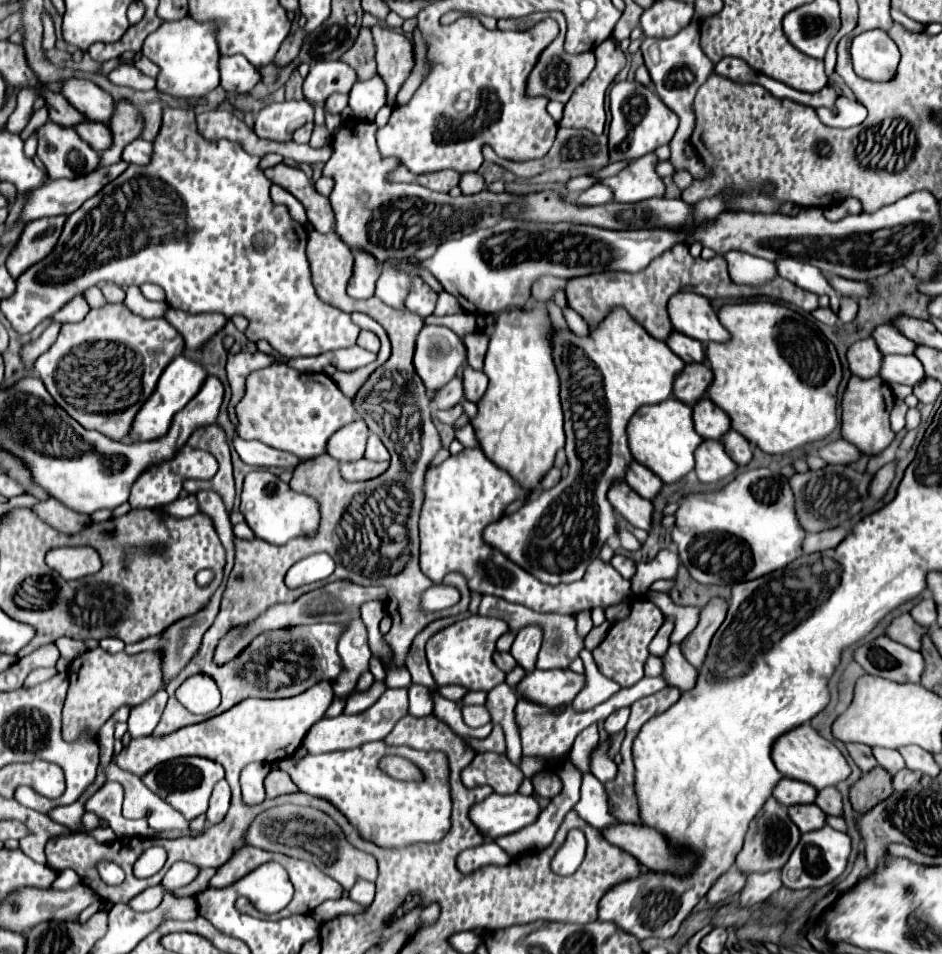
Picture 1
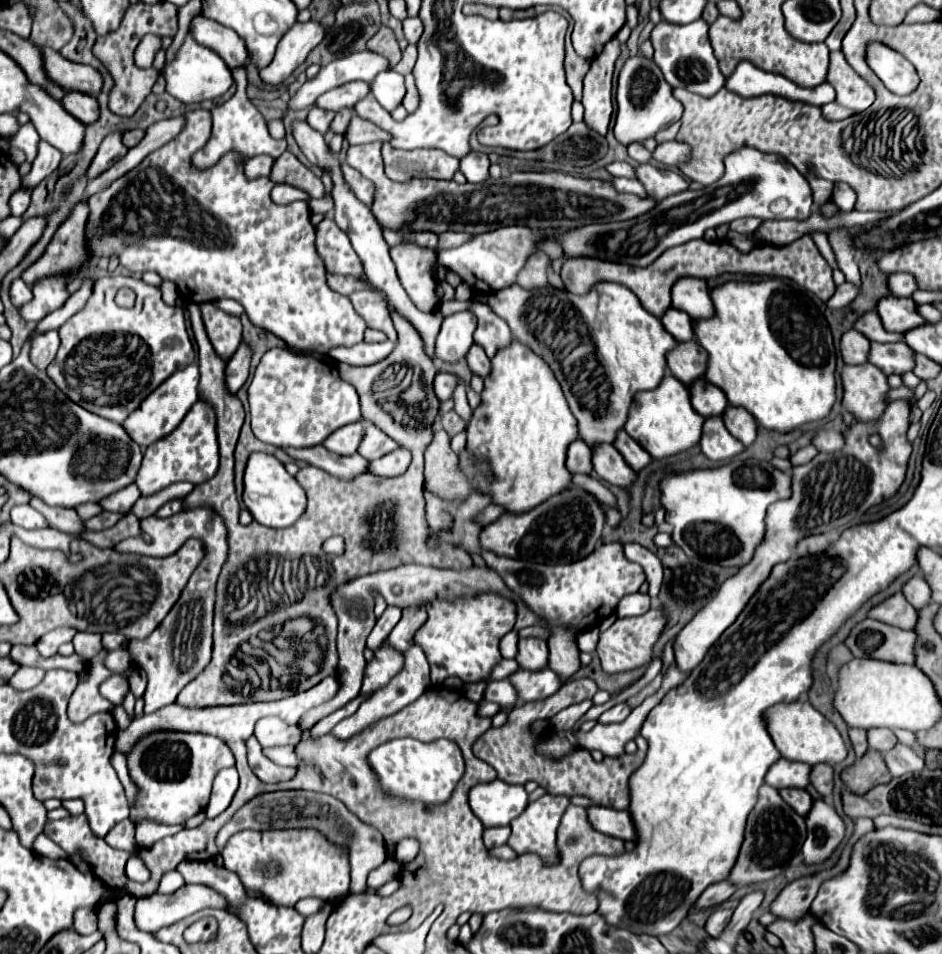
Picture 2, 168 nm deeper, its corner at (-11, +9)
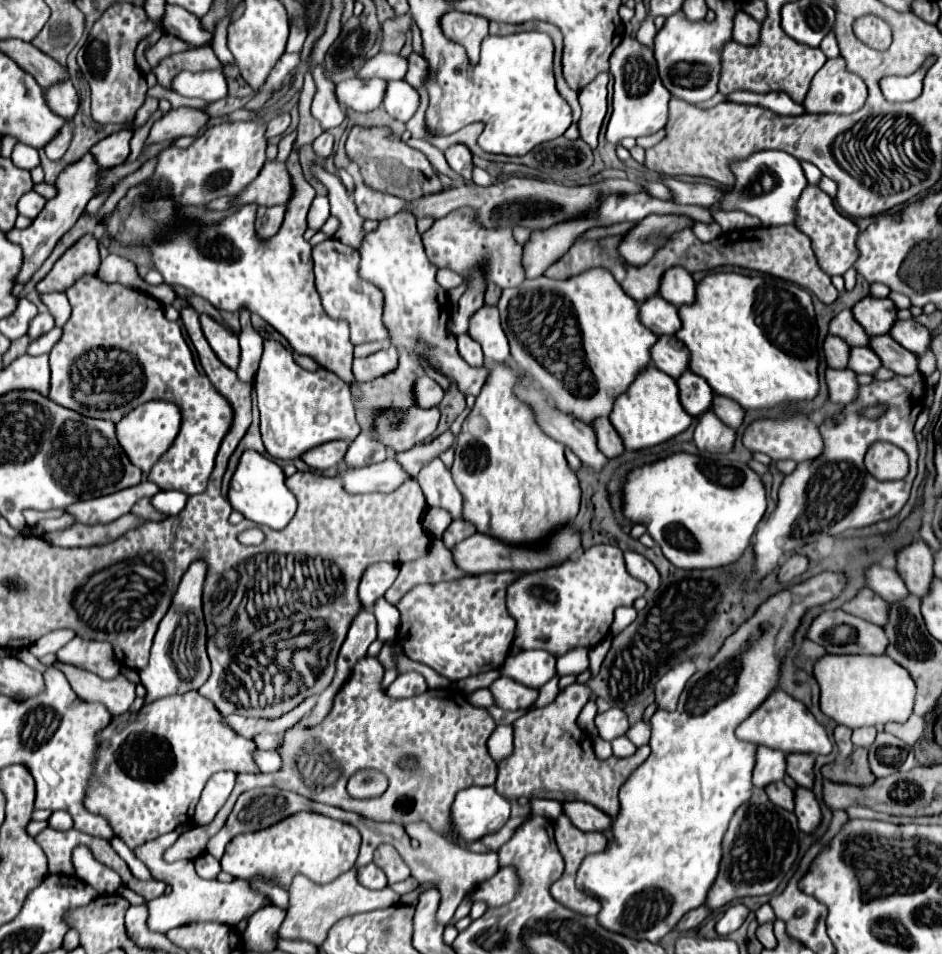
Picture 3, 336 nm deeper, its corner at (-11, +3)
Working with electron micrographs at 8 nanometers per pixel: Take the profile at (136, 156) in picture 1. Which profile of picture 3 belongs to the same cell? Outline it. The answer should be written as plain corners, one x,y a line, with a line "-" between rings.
127,129
105,137
91,149
91,153
95,155
95,161
99,161
99,165
107,165
107,167
117,167
117,165
125,163
125,159
129,157
129,151
131,151
129,149
131,137
133,137
133,131
127,131

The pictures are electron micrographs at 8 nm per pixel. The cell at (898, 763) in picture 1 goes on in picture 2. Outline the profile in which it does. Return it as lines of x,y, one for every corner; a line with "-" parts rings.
875,727
875,729
867,729
867,743
869,749
877,749
881,753
885,753
887,749
891,749
895,745
895,735
891,729
885,727

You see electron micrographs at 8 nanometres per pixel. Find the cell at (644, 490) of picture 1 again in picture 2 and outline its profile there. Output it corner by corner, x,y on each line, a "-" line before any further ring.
619,429
617,437
615,437
615,449
623,455
623,459
627,461
627,465
629,465
631,469
635,469
635,471
643,469
643,467
651,461
649,453
647,453
637,441
633,441
633,439
625,433
625,429

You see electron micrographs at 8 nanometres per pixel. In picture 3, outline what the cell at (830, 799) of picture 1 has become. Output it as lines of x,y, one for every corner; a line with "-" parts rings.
787,755
787,773
795,779
799,787
813,789
815,757
813,755

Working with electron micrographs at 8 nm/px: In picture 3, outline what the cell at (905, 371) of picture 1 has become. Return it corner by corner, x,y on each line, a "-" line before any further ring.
853,347
851,349
851,363
849,369
853,369
855,373
867,373
867,375
875,375
877,369
881,369
881,359
879,355
871,349
871,347

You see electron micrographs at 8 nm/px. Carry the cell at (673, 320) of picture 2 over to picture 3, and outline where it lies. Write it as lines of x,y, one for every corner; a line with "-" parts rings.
655,295
655,299
647,299
647,303
639,305
639,319
641,323
653,331
657,337
661,335
675,335
681,329
681,319
677,313
677,307
671,307
671,303
663,301
661,295

